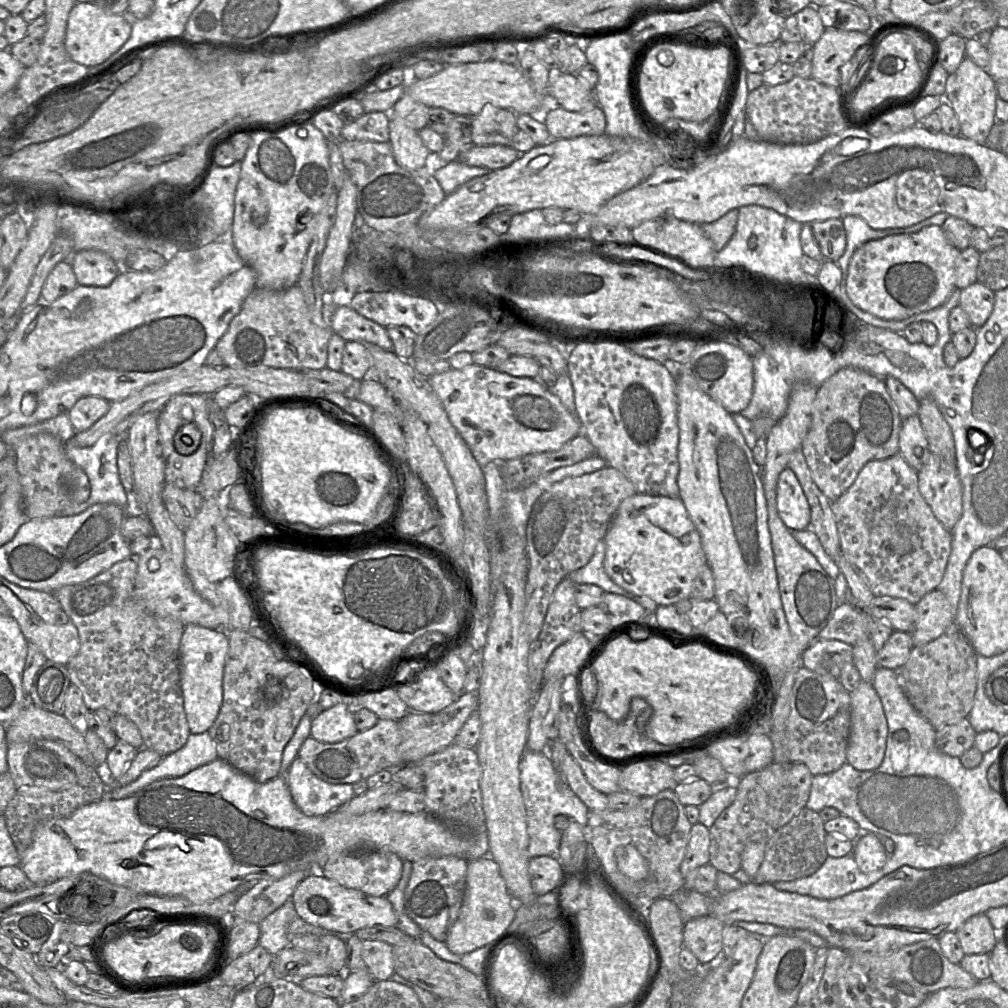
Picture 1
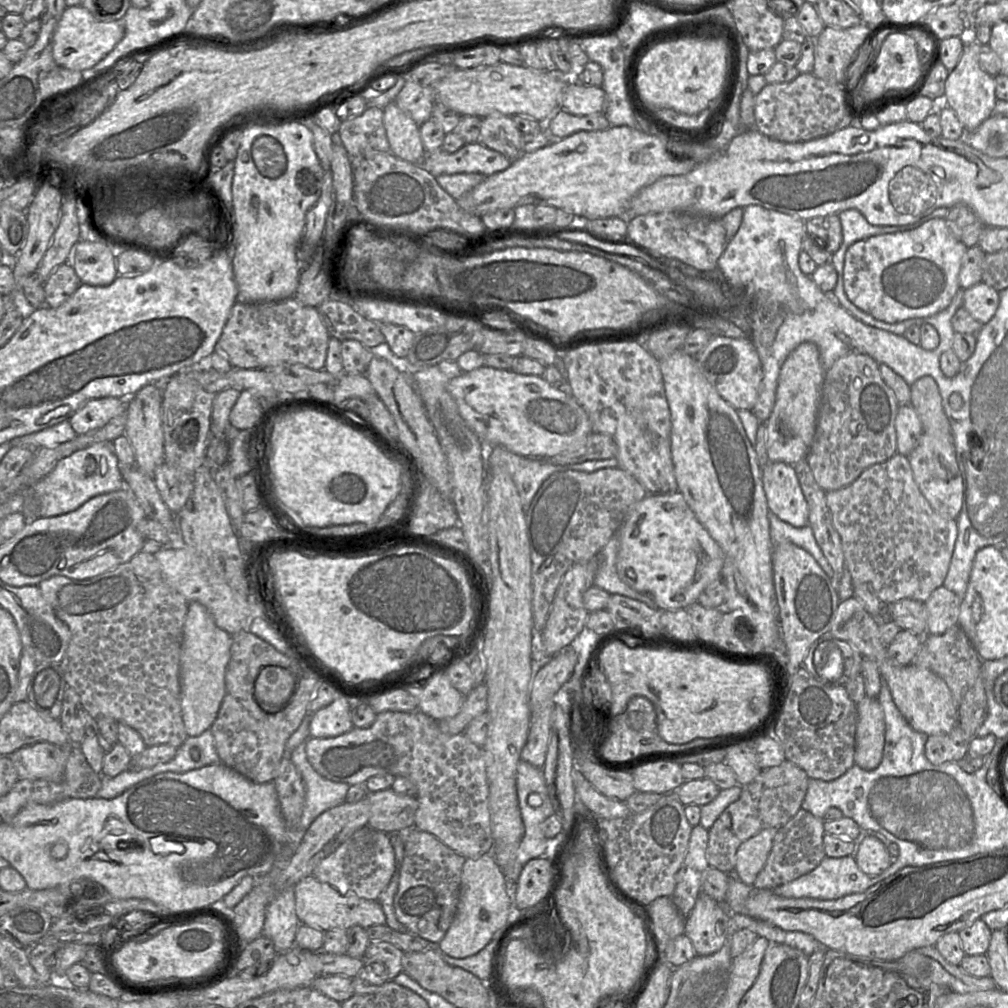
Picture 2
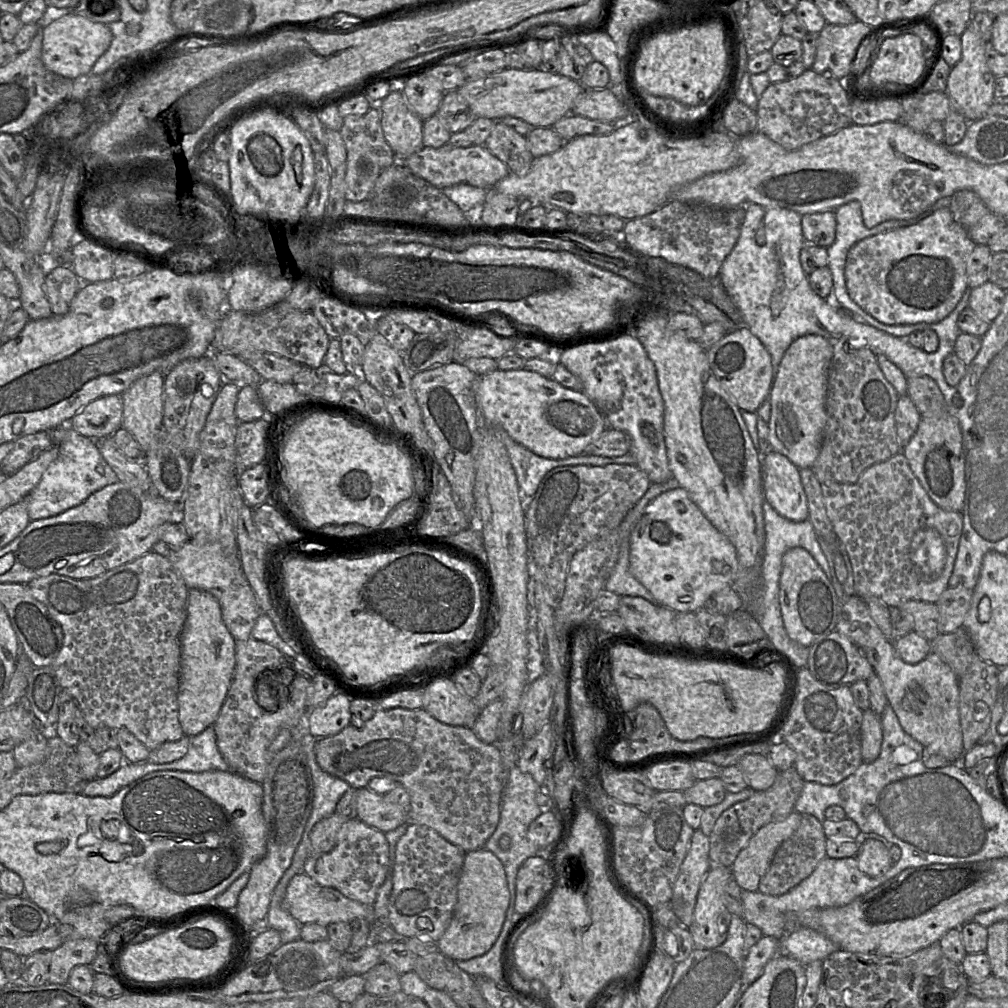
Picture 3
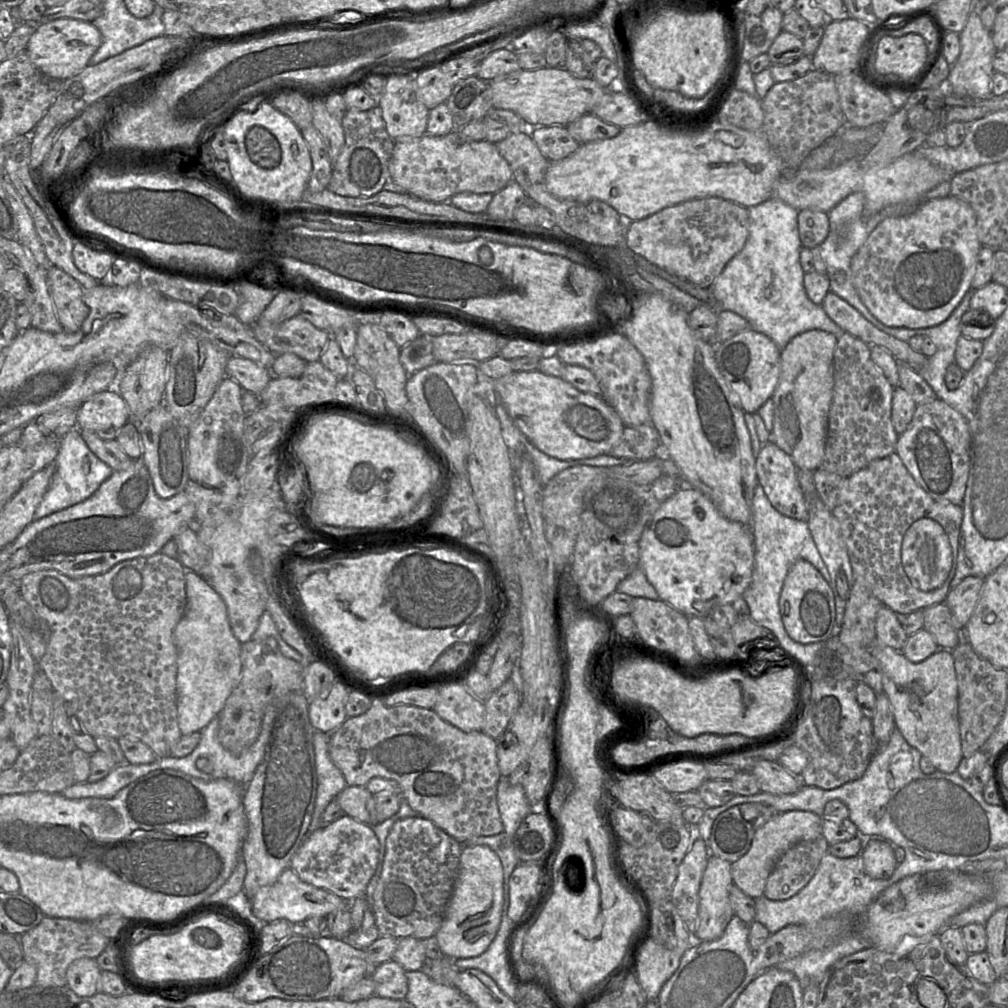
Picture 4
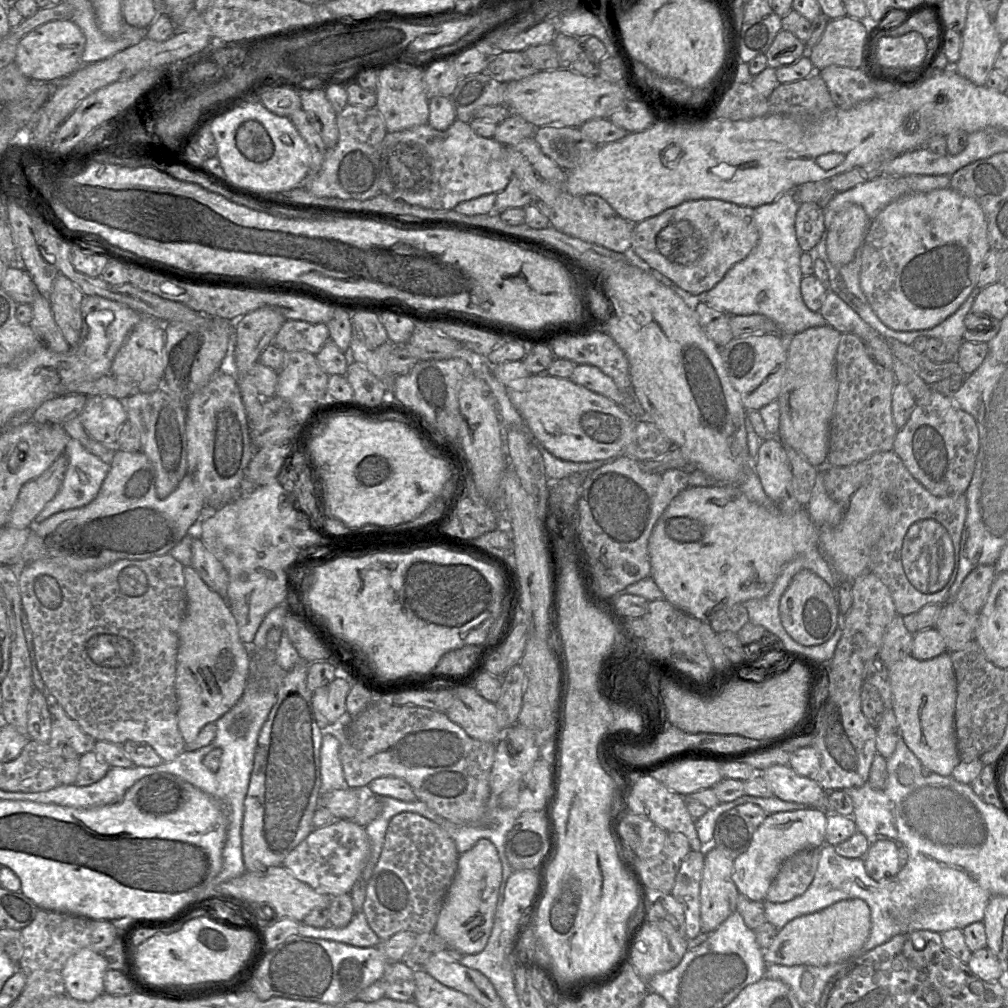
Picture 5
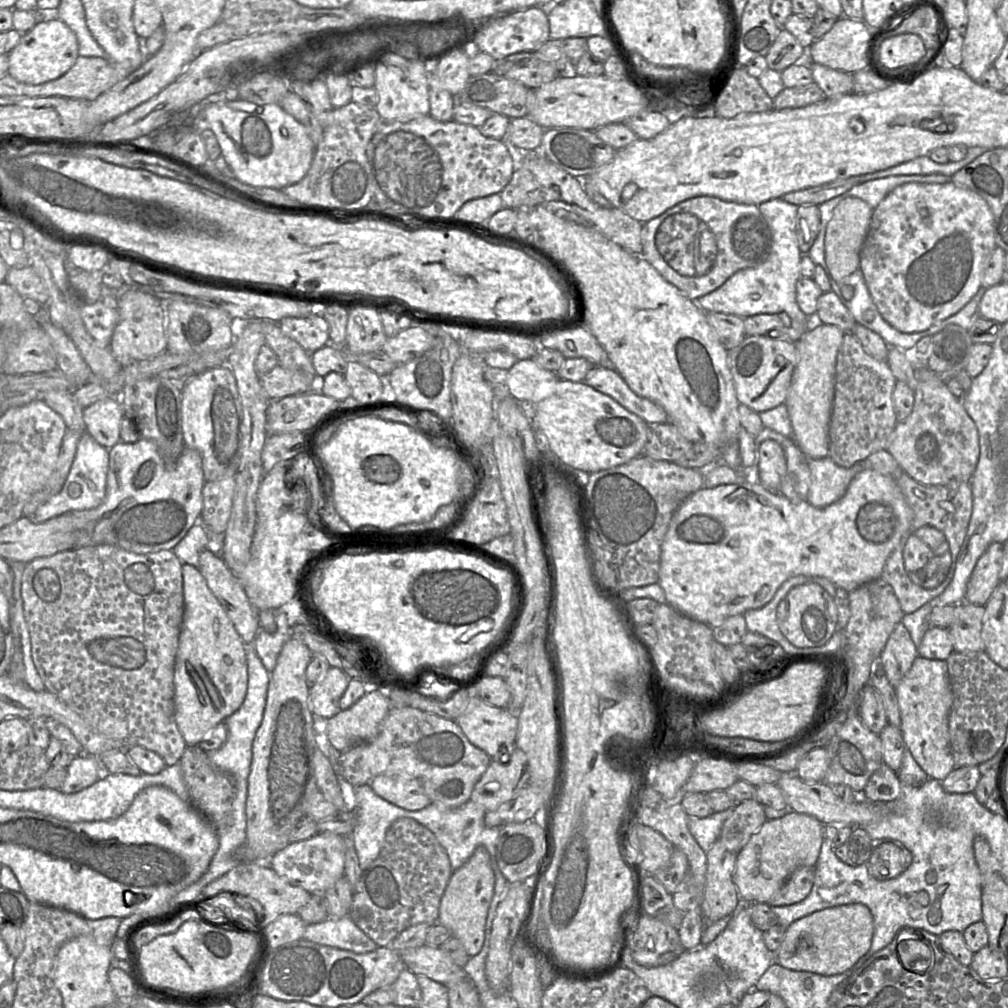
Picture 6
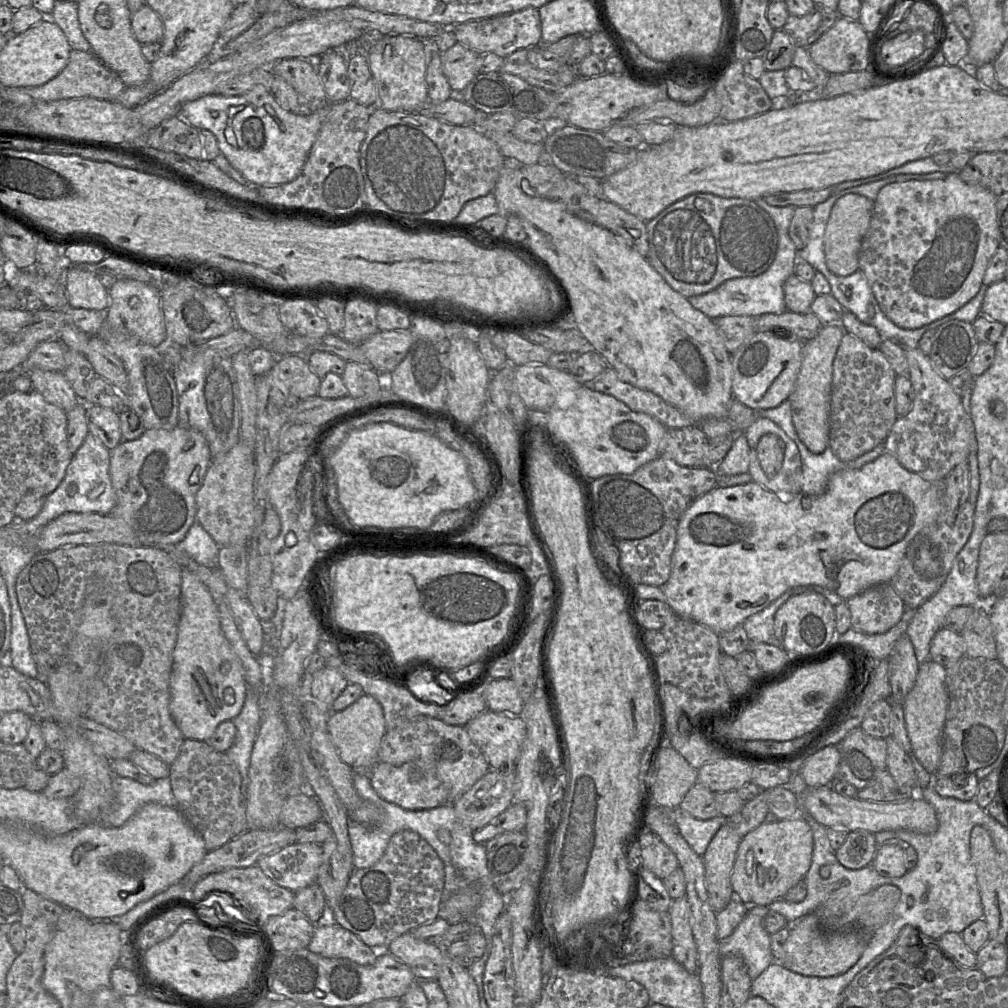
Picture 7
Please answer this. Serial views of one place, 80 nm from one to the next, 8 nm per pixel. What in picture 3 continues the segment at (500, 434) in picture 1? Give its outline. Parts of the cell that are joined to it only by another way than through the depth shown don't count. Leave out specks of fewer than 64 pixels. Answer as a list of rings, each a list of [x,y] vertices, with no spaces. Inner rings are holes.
[[[497,369],[484,376],[476,376],[474,400],[487,425],[500,425],[515,442],[547,459],[579,456],[607,429],[604,417],[582,391],[565,388],[551,378],[526,369],[511,371]]]

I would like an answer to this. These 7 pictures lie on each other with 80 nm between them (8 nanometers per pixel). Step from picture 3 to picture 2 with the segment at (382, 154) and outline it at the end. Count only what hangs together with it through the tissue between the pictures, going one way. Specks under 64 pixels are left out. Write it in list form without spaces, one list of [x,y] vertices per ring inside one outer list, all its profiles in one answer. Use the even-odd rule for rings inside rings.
[[[367,108],[360,116],[342,121],[335,138],[346,149],[350,162],[364,154],[390,152],[380,108]]]

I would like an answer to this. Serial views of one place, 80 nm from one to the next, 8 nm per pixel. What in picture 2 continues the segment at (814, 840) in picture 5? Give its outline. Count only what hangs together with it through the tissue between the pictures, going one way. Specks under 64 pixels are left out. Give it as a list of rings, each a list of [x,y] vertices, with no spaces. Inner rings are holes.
[[[764,829],[740,845],[736,853],[734,871],[738,873],[741,882],[748,886],[753,885],[766,864],[774,837],[779,829]]]

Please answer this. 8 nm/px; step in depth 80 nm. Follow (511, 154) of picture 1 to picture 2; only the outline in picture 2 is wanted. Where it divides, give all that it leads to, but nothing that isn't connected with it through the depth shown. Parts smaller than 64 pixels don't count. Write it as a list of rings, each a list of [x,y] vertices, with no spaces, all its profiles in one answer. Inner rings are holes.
[[[480,142],[465,144],[454,153],[443,149],[427,152],[421,166],[435,178],[440,175],[479,173],[484,176],[504,171],[511,165],[506,156]]]

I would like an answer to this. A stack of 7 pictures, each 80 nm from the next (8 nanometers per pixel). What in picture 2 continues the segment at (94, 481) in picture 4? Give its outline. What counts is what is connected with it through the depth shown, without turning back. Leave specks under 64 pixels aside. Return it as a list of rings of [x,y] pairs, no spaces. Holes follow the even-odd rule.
[[[101,441],[62,458],[35,485],[39,500],[39,516],[54,517],[72,512],[92,497],[126,488],[118,461],[110,442]]]

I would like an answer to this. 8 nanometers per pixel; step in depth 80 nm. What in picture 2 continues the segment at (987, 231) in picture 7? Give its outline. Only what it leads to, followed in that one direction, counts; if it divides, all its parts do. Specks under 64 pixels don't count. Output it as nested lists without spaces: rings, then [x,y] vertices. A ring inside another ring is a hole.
[[[932,218],[911,230],[871,236],[853,243],[846,251],[844,291],[856,307],[886,323],[934,315],[945,309],[960,289],[959,272],[967,249],[943,218]]]

